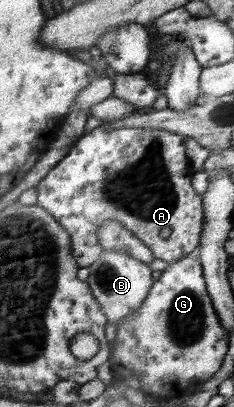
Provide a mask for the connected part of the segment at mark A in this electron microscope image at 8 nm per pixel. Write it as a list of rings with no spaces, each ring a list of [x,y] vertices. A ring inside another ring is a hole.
[[[107,125],[101,126],[90,134],[83,134],[75,143],[75,146],[44,178],[36,187],[39,192],[37,204],[47,208],[70,232],[73,238],[73,252],[79,260],[79,265],[82,268],[88,268],[103,258],[105,251],[102,245],[102,240],[99,237],[99,232],[102,228],[113,220],[120,221],[125,227],[128,227],[130,232],[134,233],[136,238],[139,238],[150,250],[156,258],[161,258],[167,263],[171,260],[177,261],[187,256],[201,242],[200,232],[203,232],[202,224],[202,198],[198,194],[194,194],[194,188],[190,186],[192,182],[192,166],[186,158],[186,146],[184,146],[184,135],[172,134],[170,131],[160,130],[158,128],[107,128]]]

